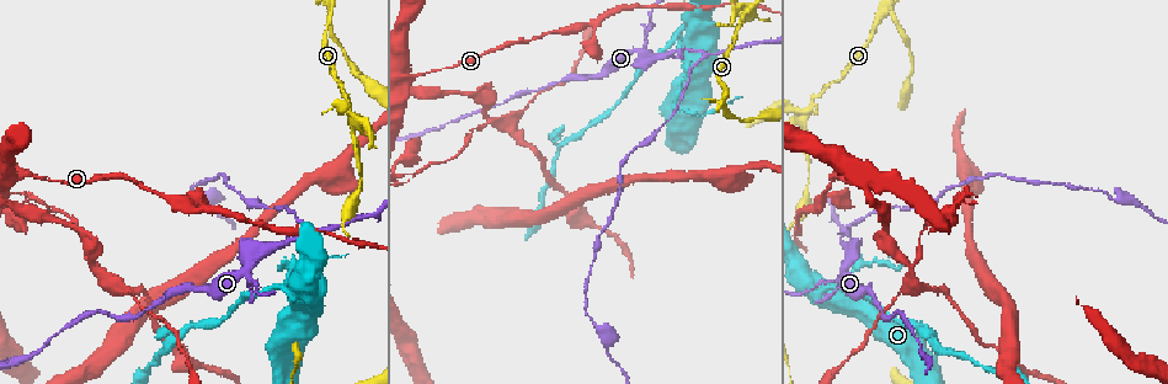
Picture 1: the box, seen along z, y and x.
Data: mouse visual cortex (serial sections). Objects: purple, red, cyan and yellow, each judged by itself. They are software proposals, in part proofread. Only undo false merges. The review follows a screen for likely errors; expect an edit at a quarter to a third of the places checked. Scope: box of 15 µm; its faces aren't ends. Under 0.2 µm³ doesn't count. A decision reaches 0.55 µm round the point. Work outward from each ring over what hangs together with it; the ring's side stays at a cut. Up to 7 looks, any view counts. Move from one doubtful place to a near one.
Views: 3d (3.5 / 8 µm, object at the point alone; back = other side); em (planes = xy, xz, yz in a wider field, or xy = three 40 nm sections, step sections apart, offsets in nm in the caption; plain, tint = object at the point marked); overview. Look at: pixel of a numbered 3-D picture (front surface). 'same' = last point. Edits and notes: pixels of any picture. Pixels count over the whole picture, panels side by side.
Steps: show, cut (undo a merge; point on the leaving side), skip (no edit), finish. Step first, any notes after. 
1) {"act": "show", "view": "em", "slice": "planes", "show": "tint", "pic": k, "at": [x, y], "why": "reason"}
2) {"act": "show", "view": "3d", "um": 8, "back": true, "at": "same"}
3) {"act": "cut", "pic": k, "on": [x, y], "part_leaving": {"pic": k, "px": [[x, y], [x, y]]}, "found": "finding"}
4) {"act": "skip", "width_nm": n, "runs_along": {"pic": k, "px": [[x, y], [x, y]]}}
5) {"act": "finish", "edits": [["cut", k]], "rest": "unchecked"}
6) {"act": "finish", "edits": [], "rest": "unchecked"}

{"act": "show", "view": "3d", "um": 3.5, "back": true, "pic": 1, "at": [644, 59], "why": "abrupt turn"}

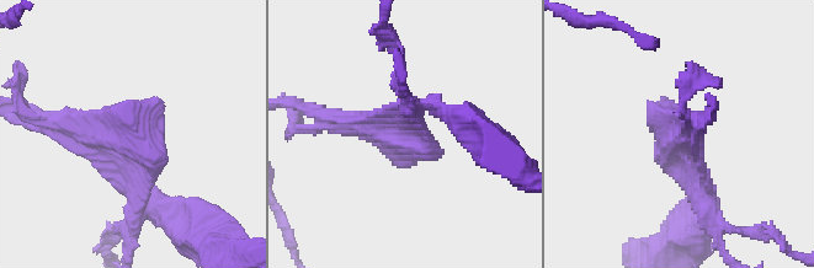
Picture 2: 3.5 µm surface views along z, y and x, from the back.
{"act": "show", "view": "em", "slice": "xy", "step": 2, "show": "tint", "pic": 2, "at": [683, 146], "why": "need the tissue"}

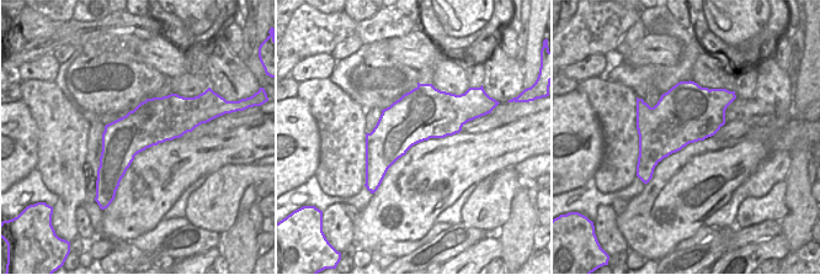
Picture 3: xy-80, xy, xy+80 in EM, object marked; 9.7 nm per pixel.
{"act": "show", "view": "em", "slice": "xy", "step": 1, "show": "tint", "at": "same", "why": "another direction"}

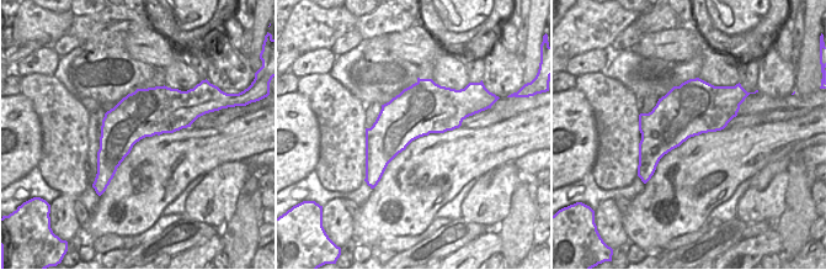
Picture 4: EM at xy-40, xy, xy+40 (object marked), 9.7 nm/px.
{"act": "cut", "pic": 2, "on": [139, 129], "found": "a second cell is stuck on"}

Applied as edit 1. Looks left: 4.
{"act": "show", "view": "overview"}

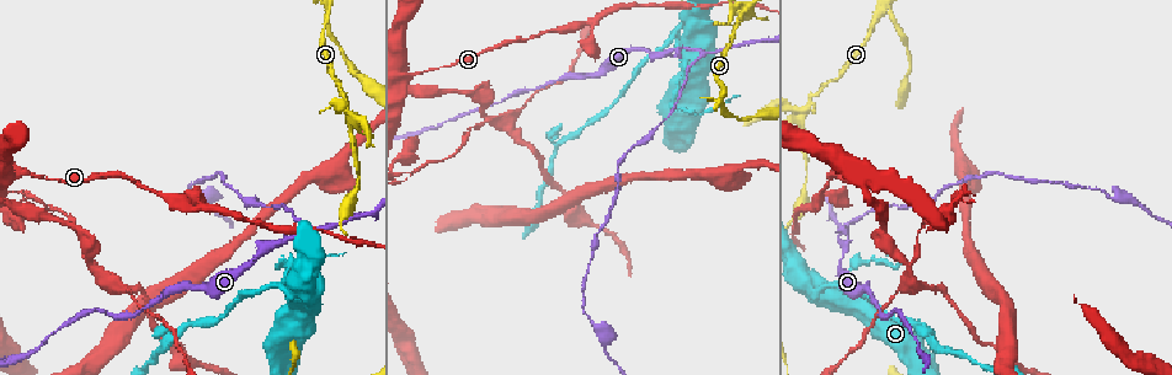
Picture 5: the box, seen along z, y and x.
{"act": "show", "view": "3d", "um": 8, "back": true, "pic": 5, "at": [588, 73], "why": "thin neck"}

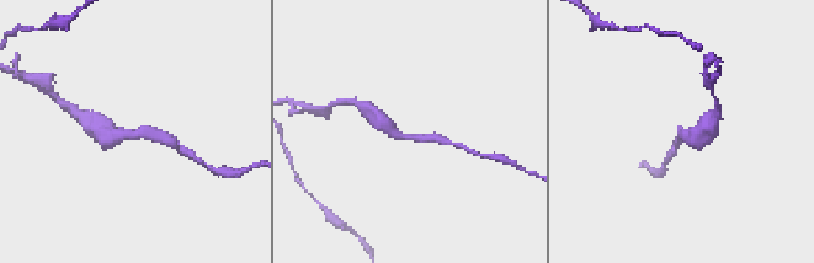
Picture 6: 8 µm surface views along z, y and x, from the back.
{"act": "show", "view": "3d", "um": 3.5, "back": true, "pic": 6, "at": [681, 132], "why": "closer look"}

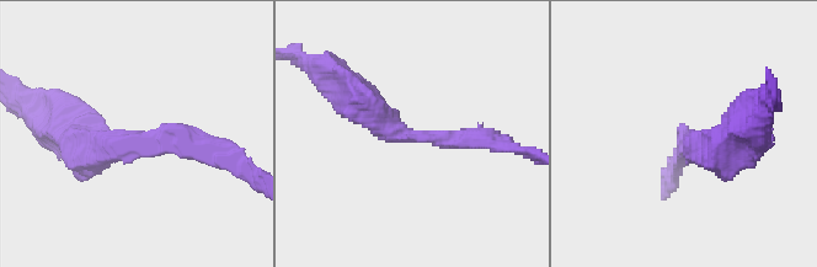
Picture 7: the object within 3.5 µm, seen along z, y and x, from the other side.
{"act": "show", "view": "em", "slice": "xy", "step": 2, "show": "tint", "pic": 7, "at": [425, 135], "why": "shape alone is not enough"}

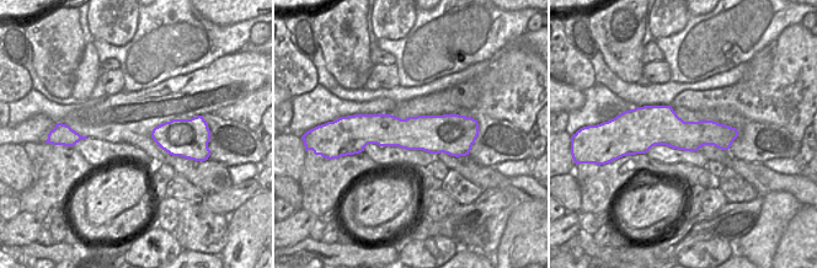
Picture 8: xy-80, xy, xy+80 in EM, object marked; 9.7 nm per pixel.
{"act": "skip", "arm_widths_nm": [300, 400], "runs_along": {"pic": 8, "px": [[358, 126], [448, 134], [464, 140]]}, "found": "continuous, no second cell"}

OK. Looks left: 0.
{"act": "finish", "edits": [["cut", 2]], "rest": "unchecked"}

